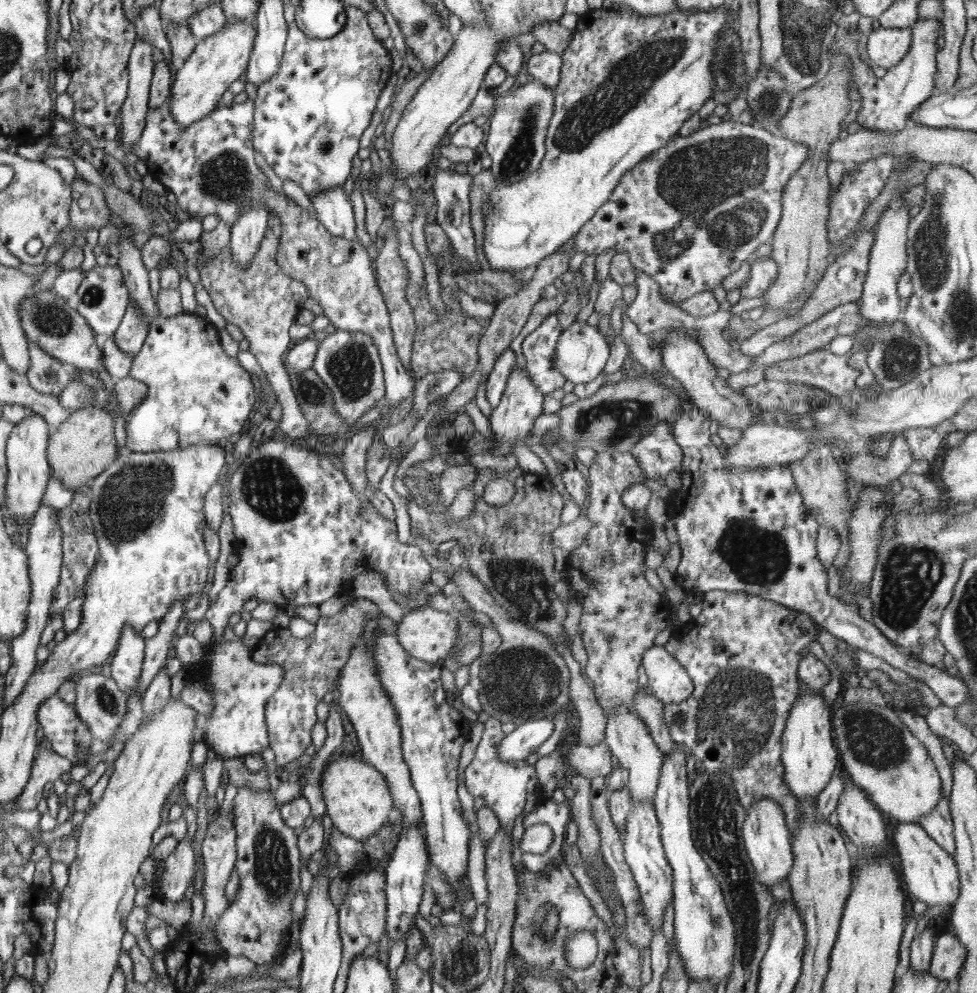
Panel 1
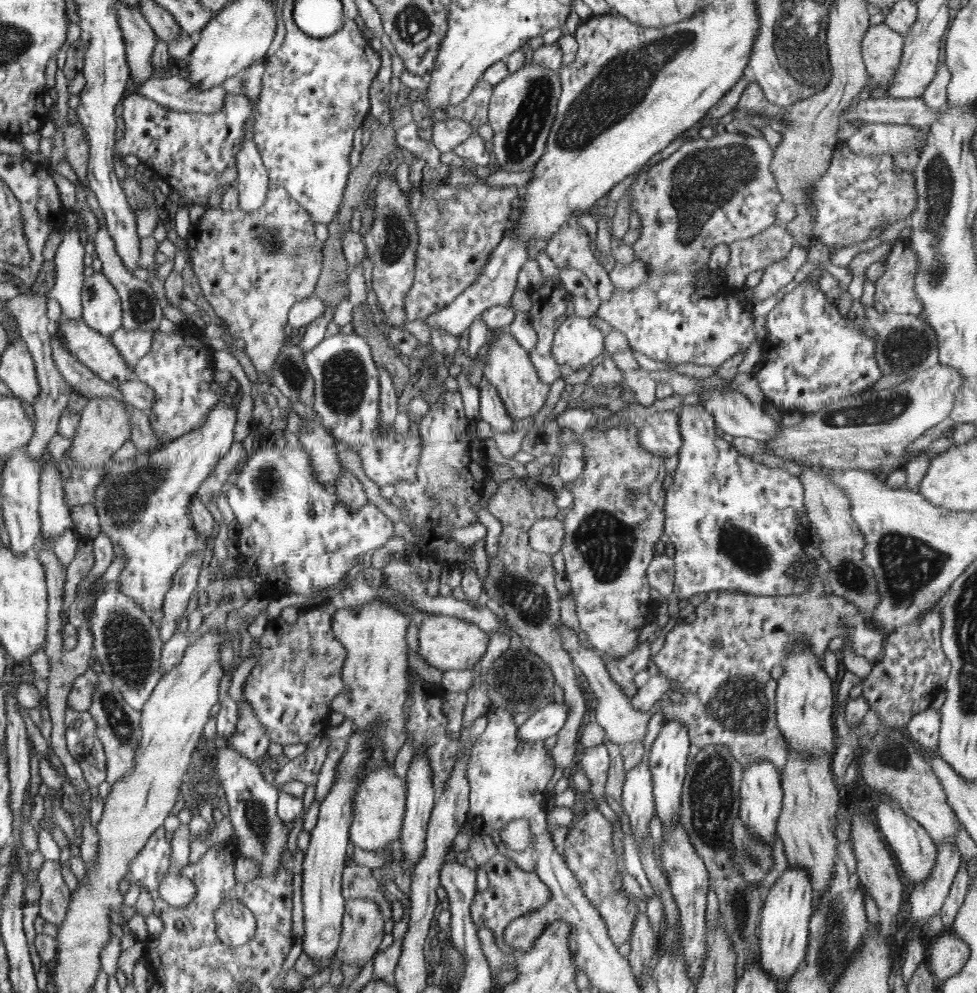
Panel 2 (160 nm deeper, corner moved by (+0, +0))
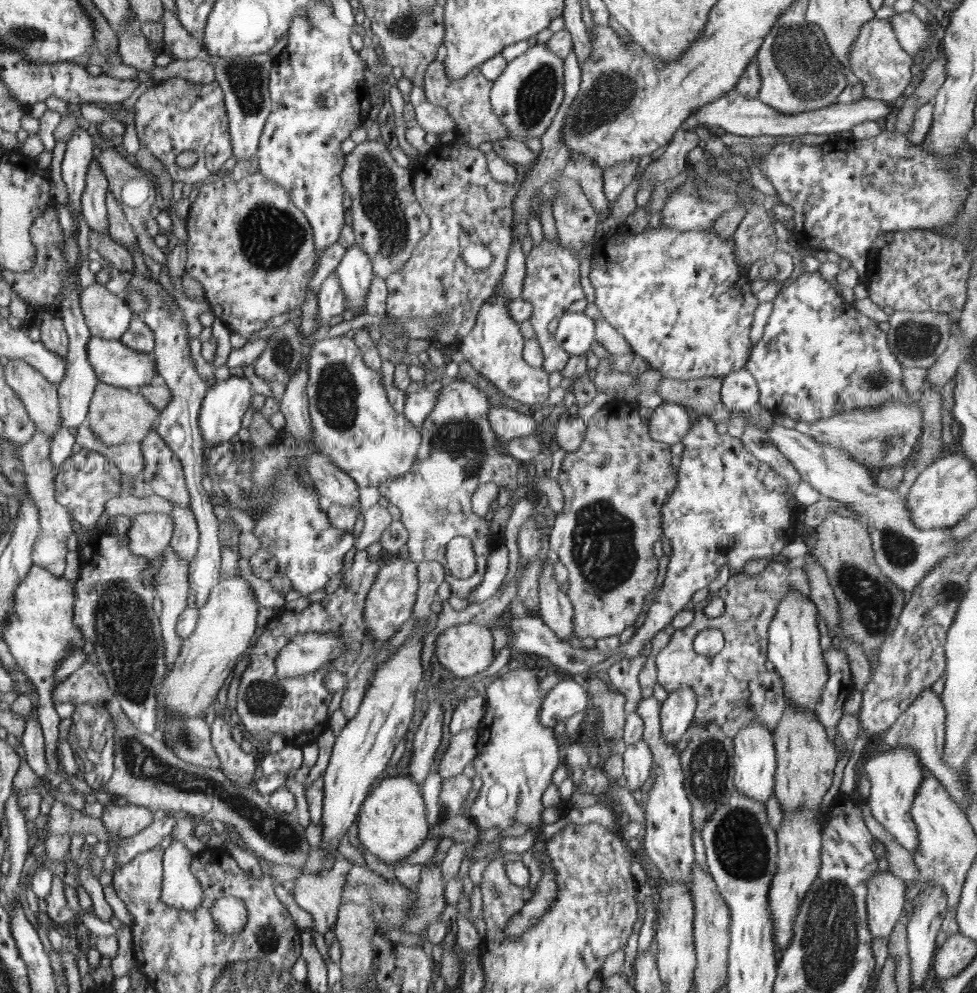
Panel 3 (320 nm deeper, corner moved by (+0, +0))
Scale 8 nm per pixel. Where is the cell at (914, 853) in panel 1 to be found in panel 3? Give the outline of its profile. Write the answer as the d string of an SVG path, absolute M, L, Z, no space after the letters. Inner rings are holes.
M896 746L881 754L872 755L863 764L864 772L868 775L872 788L867 798L872 816L908 850L912 856L919 847L916 823L911 817L911 807L922 779L927 772L922 768L916 752L912 748Z

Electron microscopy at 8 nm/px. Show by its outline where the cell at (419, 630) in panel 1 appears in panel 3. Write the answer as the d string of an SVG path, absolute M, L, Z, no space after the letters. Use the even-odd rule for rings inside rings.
M476 622L460 624L445 629L440 633L435 645L435 654L441 668L451 670L460 680L468 676L476 676L488 670L495 659L494 637L489 626Z

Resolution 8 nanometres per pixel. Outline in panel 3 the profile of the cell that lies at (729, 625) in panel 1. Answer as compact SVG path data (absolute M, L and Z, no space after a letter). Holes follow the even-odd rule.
M771 561L767 566L755 576L744 573L732 575L730 580L718 591L716 596L725 602L725 613L721 616L710 618L703 613L703 609L711 600L712 595L703 601L696 603L693 608L695 615L693 621L685 628L676 629L665 648L655 656L657 666L657 682L661 684L669 693L674 689L684 687L691 688L697 696L697 707L695 708L696 726L698 724L716 724L723 732L723 736L730 739L736 738L738 732L748 726L750 721L754 724L762 724L768 728L770 734L774 734L778 721L782 716L785 707L785 692L781 676L776 671L766 669L767 648L769 645L769 624L774 618L778 601L781 601L788 591L800 591L809 598L810 585L808 575L800 565L789 567L789 562ZM718 629L722 631L725 638L725 646L722 655L714 657L704 657L693 649L693 638L701 630Z

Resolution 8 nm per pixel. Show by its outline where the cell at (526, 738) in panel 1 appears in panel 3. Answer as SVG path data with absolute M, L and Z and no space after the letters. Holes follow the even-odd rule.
M583 677L559 681L543 697L540 724L554 729L561 720L565 721L589 707L590 700Z

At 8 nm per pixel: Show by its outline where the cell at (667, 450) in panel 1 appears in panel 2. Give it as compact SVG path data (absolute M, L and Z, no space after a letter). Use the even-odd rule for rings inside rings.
M679 409L654 412L638 431L642 448L664 460L680 450L683 440L679 425Z

